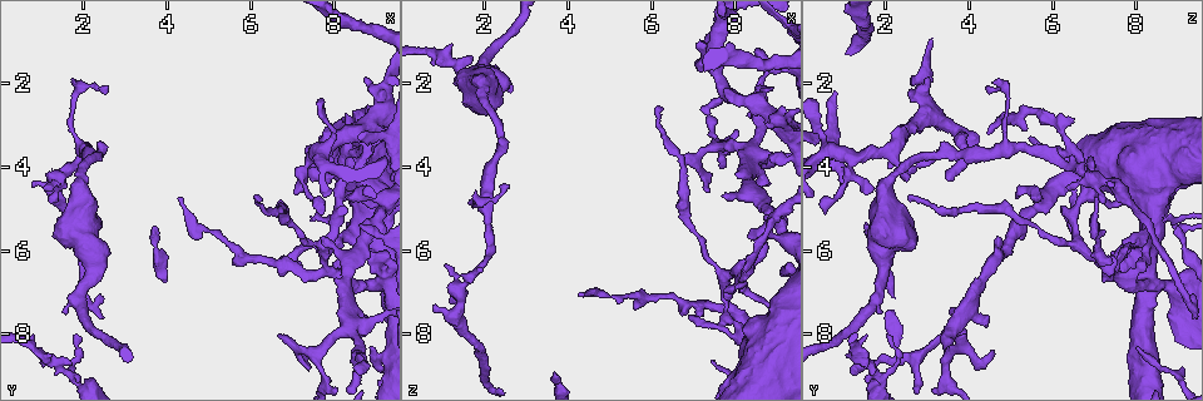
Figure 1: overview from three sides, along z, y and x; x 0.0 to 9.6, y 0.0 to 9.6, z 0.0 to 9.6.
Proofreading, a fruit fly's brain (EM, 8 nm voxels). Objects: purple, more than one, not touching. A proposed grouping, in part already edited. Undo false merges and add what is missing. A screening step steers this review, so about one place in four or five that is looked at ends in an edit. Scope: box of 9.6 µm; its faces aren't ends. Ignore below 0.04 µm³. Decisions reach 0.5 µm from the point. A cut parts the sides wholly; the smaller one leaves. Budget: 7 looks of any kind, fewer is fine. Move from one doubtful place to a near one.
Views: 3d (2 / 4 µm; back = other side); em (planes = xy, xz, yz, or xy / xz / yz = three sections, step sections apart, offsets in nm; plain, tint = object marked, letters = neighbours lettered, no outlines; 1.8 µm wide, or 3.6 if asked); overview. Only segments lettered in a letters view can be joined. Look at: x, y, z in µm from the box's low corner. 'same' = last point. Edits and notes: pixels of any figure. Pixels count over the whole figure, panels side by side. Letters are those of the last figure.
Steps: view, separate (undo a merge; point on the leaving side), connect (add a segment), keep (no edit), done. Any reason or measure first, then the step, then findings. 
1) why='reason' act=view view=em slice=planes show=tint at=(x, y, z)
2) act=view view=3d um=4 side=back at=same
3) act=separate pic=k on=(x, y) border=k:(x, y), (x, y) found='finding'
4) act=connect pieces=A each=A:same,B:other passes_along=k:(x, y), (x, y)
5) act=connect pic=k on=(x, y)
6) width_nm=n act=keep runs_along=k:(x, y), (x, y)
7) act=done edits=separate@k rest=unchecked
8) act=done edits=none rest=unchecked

why='branch stops here' act=view view=em slice=xz step=8 show=tint at=(7.55, 3.65, 3.25)

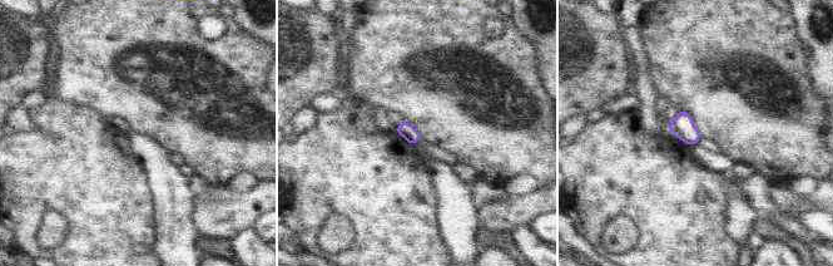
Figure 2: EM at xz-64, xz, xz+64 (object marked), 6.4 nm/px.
act=view view=em slice=planes show=tint at=same

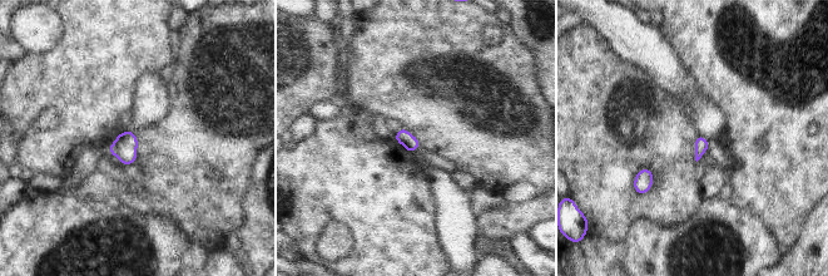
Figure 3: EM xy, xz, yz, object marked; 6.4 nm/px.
act=view view=em slice=planes show=letters at=same

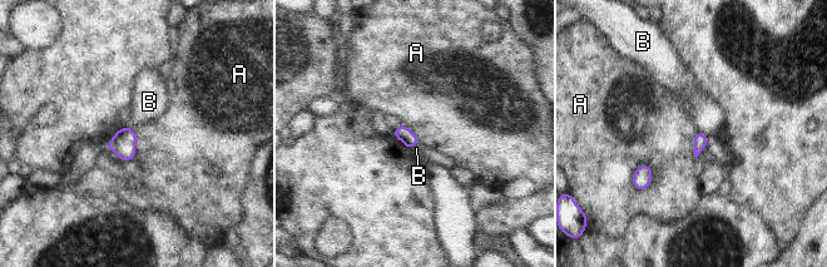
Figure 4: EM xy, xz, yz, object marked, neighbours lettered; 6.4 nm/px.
act=keep each=A:other,B:other border=4:(645, 163), (633, 177), (638, 191) found='none of them fits'

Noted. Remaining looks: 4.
why='branch stops here' act=view view=em slice=planes show=tint at=(7.00, 4.55, 1.60)

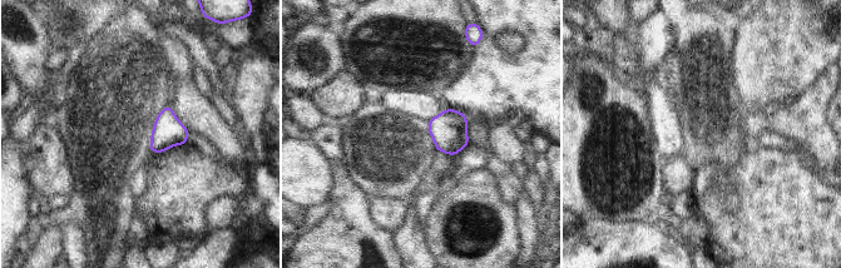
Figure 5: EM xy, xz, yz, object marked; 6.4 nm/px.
act=view view=em slice=planes show=letters at=same

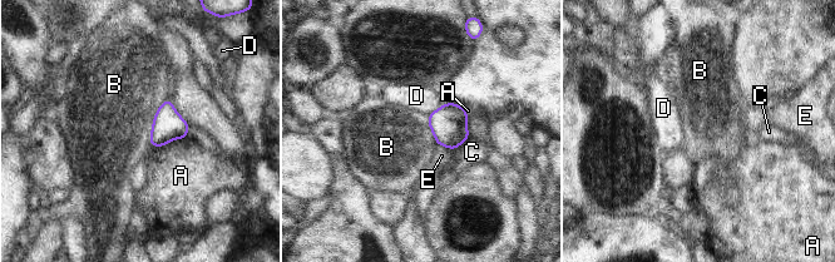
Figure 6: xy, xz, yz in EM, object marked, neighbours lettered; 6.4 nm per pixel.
act=keep each=A:other,B:other,C:other,D:other,E:other border=6:(168, 97), (156, 113), (148, 142) found='none of them fits'

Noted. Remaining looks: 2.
why='three-way junction' act=view view=3d um=4 side=back at=(9.10, 8.60, 8.20)

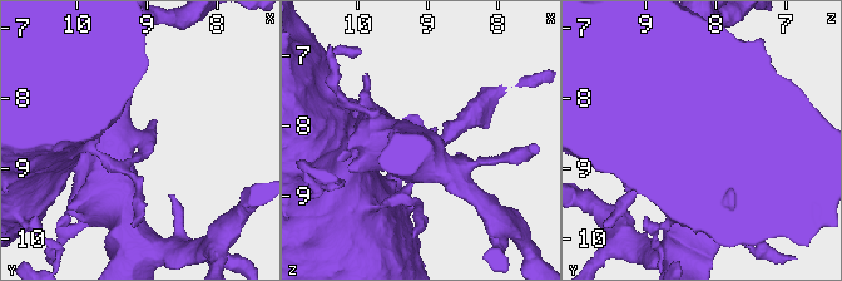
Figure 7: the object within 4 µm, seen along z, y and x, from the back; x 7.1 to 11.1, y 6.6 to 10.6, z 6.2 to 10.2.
arms=3 act=view view=em um=3.6 slice=planes show=letters at=same

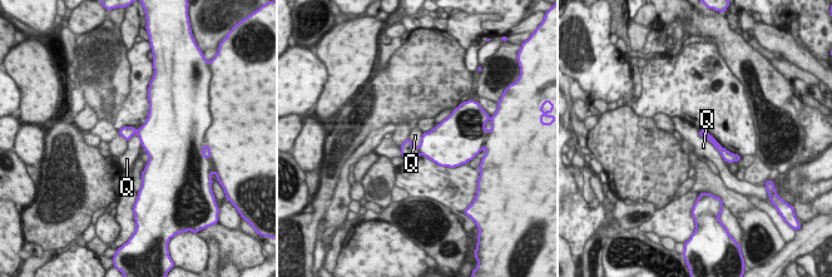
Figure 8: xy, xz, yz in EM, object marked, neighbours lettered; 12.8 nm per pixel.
act=separate pic=8 on=(718, 147) each=Q:other found='two neurons meet here'

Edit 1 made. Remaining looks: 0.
act=done edits=separate@8 rest=unchecked

